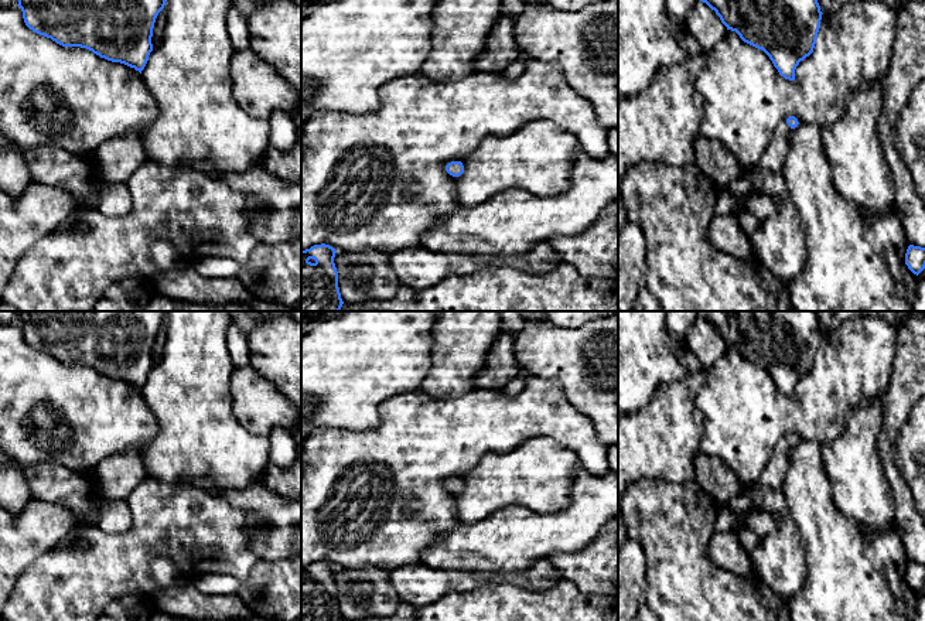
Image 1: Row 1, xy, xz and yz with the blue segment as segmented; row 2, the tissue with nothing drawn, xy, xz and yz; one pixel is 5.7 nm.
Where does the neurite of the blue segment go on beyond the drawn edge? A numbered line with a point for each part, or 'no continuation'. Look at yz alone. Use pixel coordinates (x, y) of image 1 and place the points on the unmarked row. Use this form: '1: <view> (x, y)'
1: yz (772, 477)

